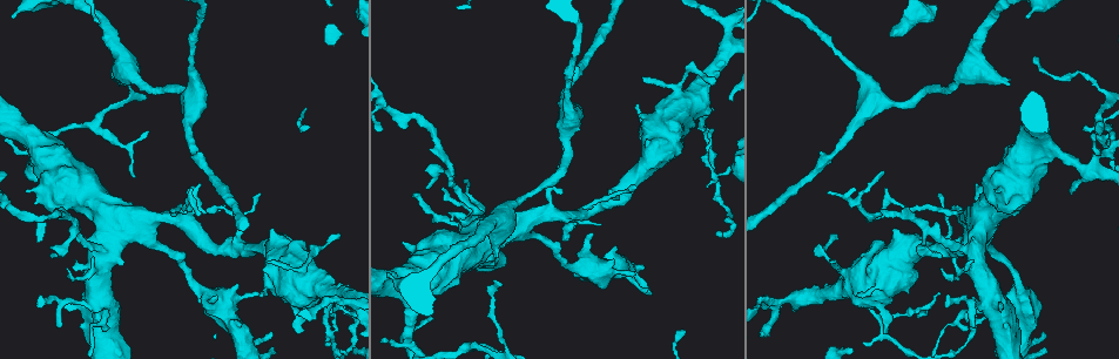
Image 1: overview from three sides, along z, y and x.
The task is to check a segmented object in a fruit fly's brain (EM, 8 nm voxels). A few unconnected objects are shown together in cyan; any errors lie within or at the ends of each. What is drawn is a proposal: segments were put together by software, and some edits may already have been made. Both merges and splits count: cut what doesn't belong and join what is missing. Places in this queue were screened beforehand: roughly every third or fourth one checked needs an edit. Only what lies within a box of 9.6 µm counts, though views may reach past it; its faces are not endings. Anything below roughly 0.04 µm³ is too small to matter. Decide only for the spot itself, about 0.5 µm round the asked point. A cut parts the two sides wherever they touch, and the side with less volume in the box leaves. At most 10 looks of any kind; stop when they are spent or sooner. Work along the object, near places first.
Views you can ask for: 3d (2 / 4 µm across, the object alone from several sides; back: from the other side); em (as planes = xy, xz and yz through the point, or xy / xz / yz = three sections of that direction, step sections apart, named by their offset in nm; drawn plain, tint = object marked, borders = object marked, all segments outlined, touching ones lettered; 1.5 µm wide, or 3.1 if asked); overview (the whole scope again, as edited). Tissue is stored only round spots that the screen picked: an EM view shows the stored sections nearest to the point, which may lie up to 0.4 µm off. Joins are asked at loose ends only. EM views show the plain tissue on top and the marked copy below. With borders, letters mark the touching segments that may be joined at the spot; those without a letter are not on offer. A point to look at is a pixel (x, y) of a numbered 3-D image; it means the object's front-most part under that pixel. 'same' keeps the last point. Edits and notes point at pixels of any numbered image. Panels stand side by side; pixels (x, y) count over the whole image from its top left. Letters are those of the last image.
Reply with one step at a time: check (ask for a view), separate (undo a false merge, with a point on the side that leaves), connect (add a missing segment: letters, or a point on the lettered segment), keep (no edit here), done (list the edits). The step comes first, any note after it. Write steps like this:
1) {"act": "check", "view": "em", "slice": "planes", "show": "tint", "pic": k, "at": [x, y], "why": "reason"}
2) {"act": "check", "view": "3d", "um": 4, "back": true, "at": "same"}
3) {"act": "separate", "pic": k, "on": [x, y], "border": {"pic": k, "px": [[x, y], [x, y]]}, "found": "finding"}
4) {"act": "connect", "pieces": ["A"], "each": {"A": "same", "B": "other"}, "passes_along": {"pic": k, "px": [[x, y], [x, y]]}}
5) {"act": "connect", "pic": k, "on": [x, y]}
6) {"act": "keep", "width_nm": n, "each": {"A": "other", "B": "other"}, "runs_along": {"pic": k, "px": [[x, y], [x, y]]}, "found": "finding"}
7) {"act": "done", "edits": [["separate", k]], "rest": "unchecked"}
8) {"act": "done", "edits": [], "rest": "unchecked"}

{"act": "check", "view": "em", "slice": "planes", "show": "borders", "pic": 1, "at": [725, 23]}

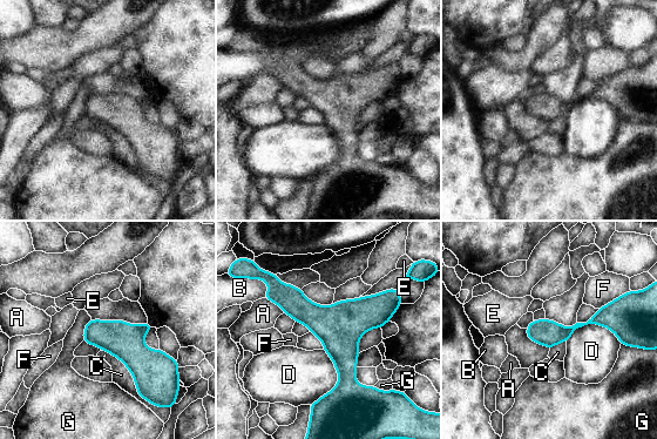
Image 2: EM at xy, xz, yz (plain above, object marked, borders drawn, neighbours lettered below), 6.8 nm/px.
{"act": "keep", "width_nm": 180, "each": {"A": "other", "B": "other", "C": "other", "D": "other", "E": "other", "F": "other", "G": "other"}, "border": {"pic": 2, "px": [[105, 350], [123, 363], [148, 402]]}, "found": "all the same neuron"}

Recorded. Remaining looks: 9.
{"act": "check", "view": "em", "slice": "yz", "step": 8, "show": "borders", "pic": 1, "at": [327, 344], "why": "branch stops here"}

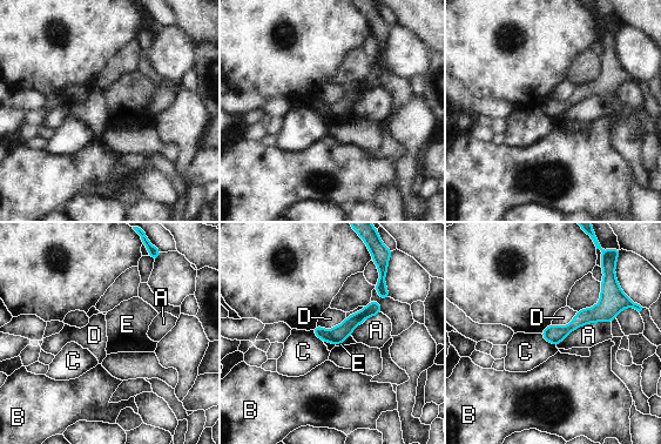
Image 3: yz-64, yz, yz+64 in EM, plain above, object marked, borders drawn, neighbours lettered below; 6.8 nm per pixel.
{"act": "keep", "each": {"A": "other", "B": "other", "C": "other", "D": "other", "E": "other"}, "runs_along": {"pic": 3, "px": [[619, 301], [566, 330], [545, 334]]}, "found": "no lettered segment goes on from it"}

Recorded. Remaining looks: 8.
{"act": "check", "view": "3d", "um": 2, "back": true, "pic": 1, "at": [59, 326], "why": "free end"}

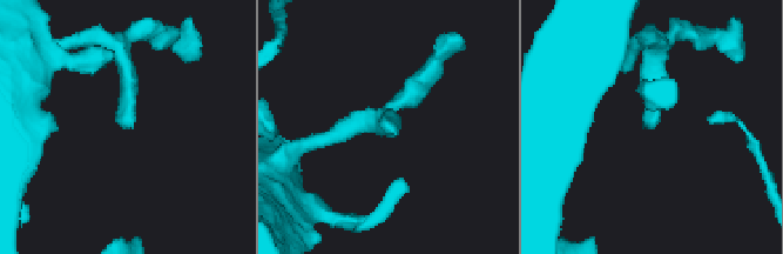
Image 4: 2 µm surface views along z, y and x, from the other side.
{"act": "check", "view": "em", "slice": "xy", "step": 4, "show": "tint", "pic": 4, "at": [391, 132], "why": "need the tissue"}

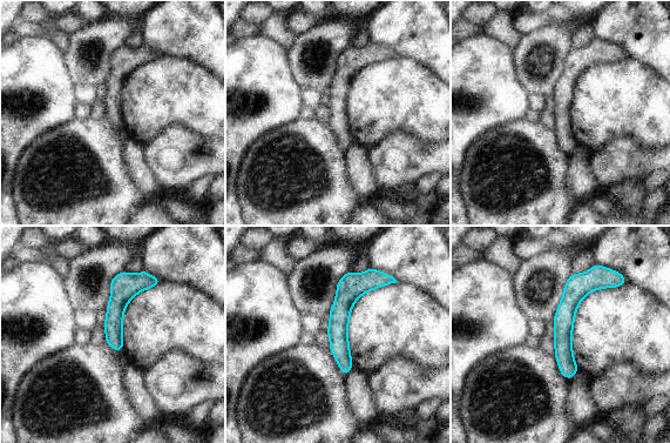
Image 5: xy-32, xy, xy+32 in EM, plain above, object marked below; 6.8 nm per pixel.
{"act": "check", "view": "em", "slice": "planes", "show": "borders", "at": "same", "why": "cut it another way"}

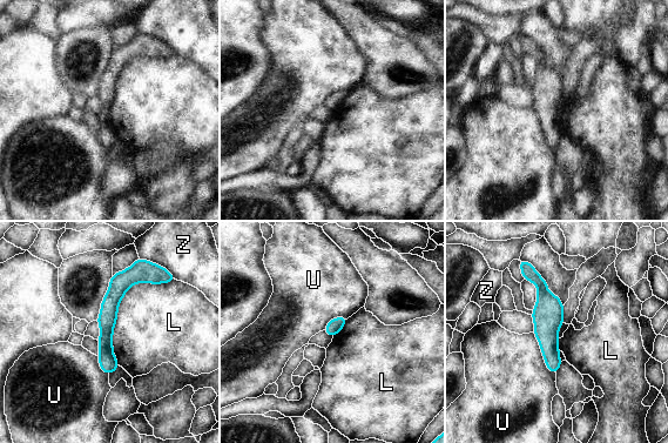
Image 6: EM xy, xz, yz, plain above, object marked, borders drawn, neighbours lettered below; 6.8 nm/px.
{"act": "keep", "longest_contact_nm": ["L", 650], "each": {"L": "other", "U": "other", "Z": "other"}, "border": {"pic": 6, "px": [[169, 281], [122, 297], [119, 366]]}, "found": "none of them fits"}

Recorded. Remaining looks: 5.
{"act": "check", "view": "em", "slice": "xz", "step": 8, "show": "tint", "pic": 1, "at": [476, 217], "why": "thin arm on a thick one"}

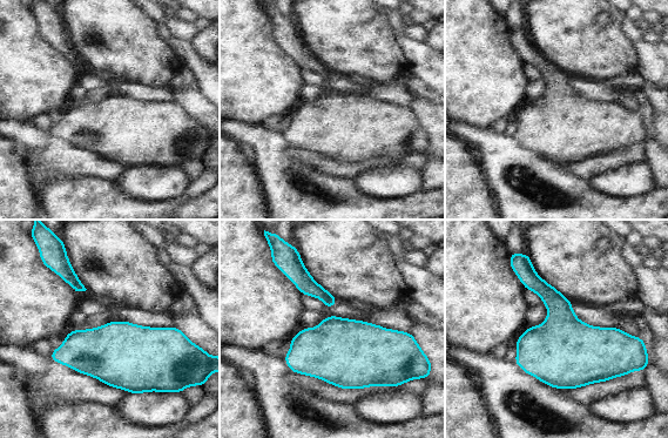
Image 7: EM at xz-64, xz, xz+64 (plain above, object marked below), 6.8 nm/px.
{"act": "check", "view": "em", "slice": "planes", "show": "tint", "at": "same", "why": "another direction"}

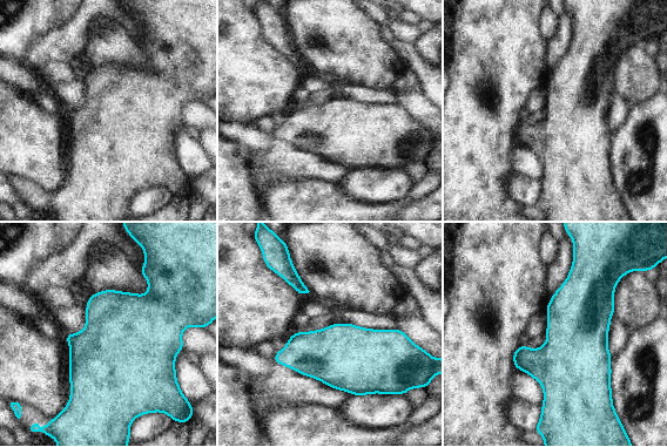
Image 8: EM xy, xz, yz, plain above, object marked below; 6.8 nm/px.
{"act": "check", "view": "em", "slice": "planes", "show": "borders", "at": "same"}

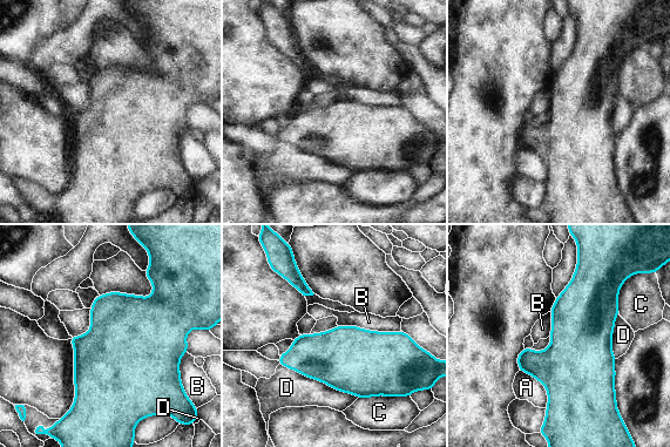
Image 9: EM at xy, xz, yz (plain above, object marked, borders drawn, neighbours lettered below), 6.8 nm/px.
{"act": "keep", "width_nm": 420, "each": {"A": "other", "B": "other", "C": "other", "D": "other"}, "border": {"pic": 9, "px": [[338, 325], [401, 331]]}, "found": "one neuron here"}

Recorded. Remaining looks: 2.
{"act": "done", "edits": [], "rest": "unchecked"}

